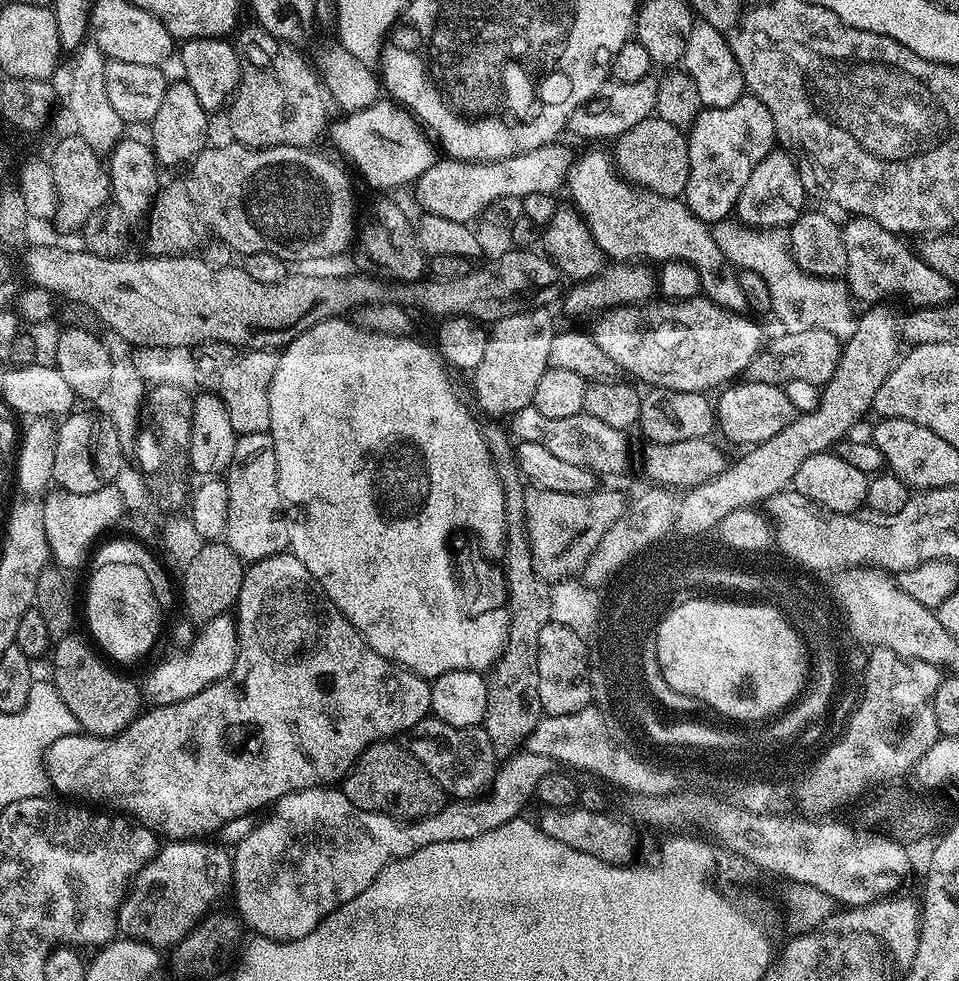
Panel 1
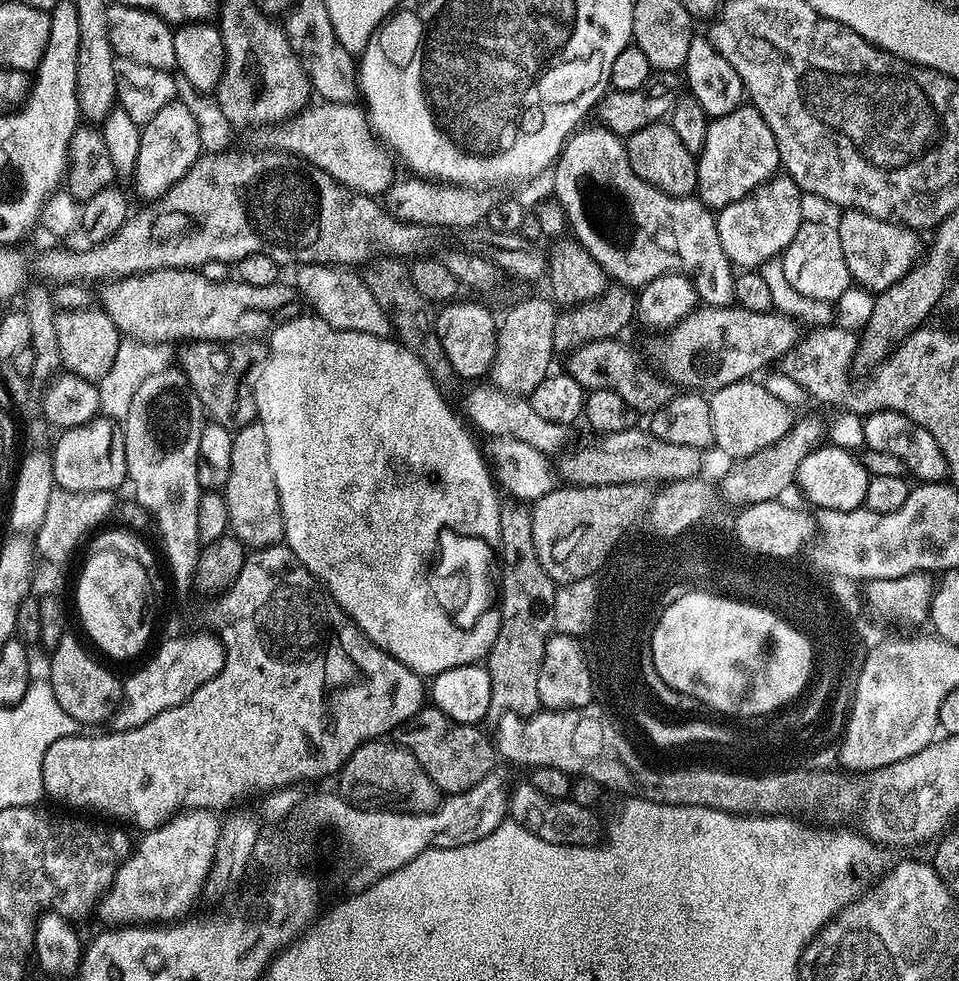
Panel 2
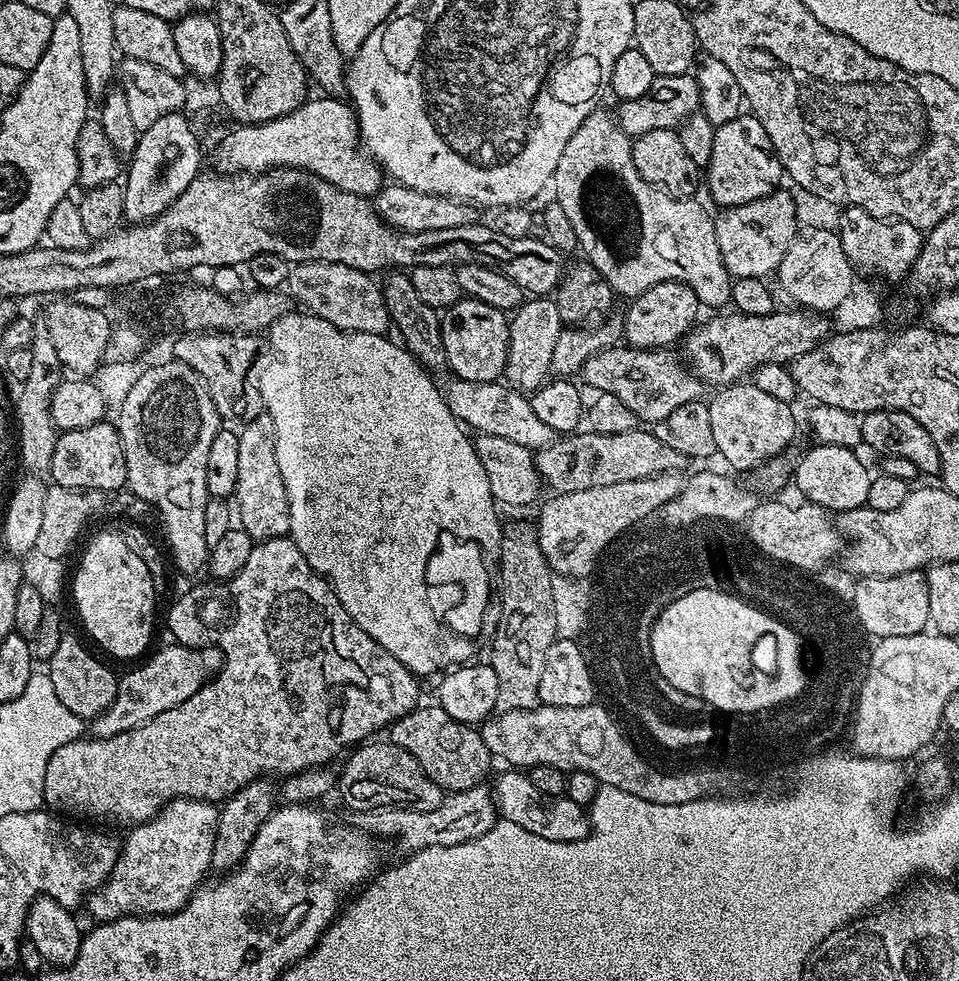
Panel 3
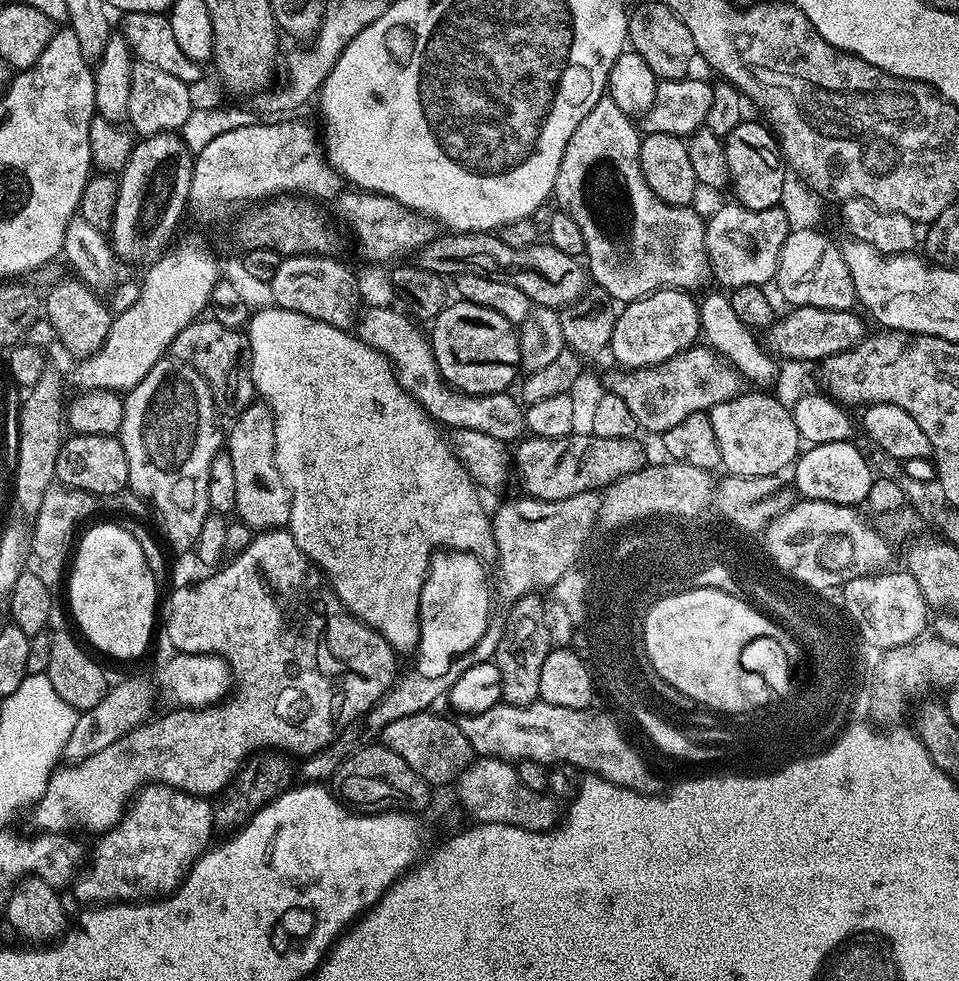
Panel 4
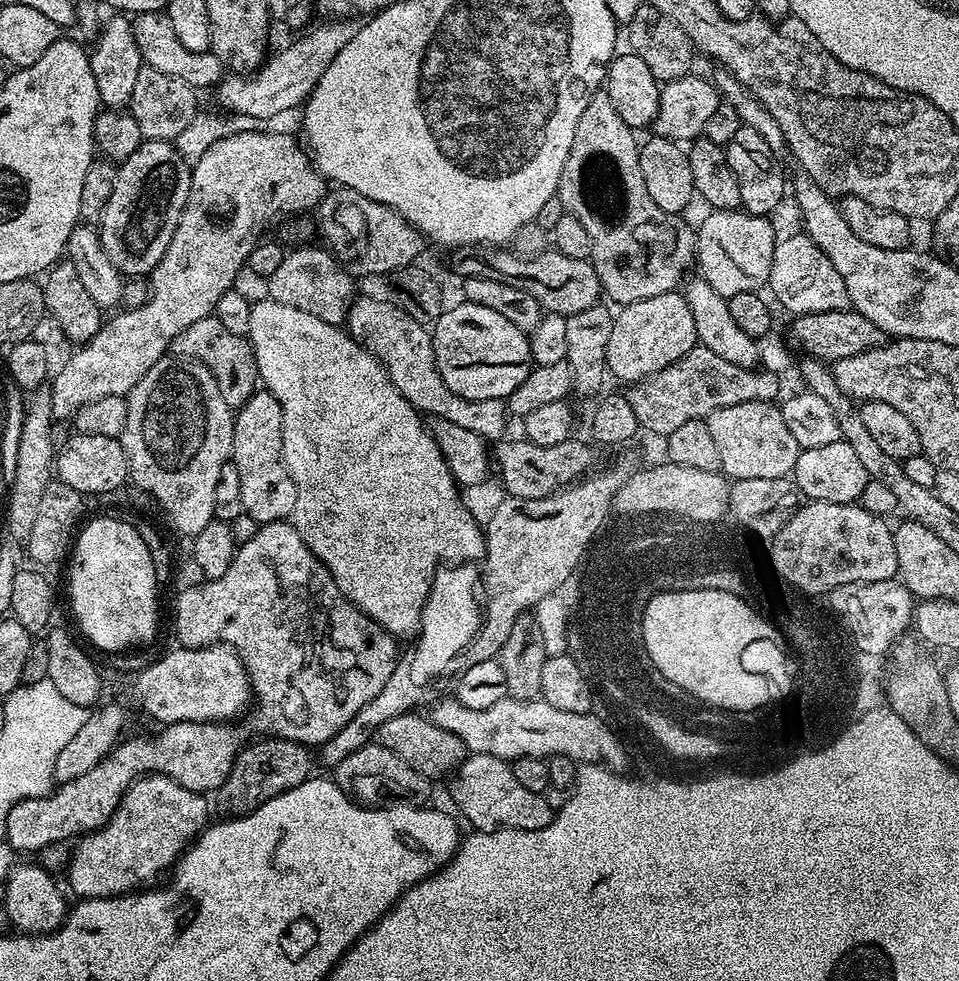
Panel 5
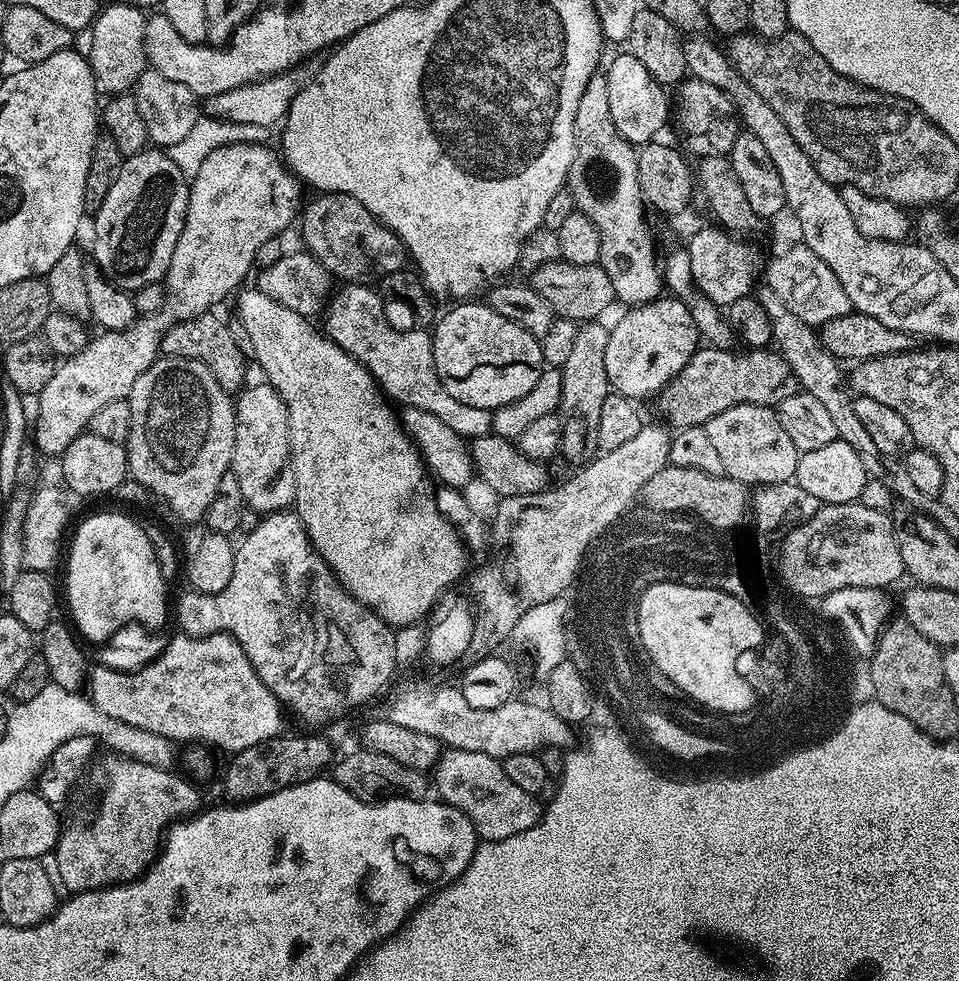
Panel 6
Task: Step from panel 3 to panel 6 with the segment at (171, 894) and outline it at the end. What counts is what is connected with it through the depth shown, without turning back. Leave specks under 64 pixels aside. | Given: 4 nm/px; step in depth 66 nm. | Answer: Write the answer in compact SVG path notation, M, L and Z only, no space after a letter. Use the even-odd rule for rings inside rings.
M107 755L99 757L100 772L104 775L100 784L104 787L104 793L101 794L96 809L85 820L72 820L69 824L67 821L61 827L54 849L59 873L71 894L107 888L110 884L124 884L127 880L142 875L156 859L166 829L178 820L191 817L201 807L200 792L191 784L191 779L183 780L182 777L175 776L175 771L143 764L126 756Z

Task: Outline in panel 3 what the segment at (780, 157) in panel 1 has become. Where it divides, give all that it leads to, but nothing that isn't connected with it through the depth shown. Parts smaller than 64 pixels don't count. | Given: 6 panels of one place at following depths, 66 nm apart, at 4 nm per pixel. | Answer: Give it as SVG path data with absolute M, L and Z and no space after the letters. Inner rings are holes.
M773 189L770 195L740 207L723 209L720 216L715 217L719 252L730 276L764 278L777 271L783 254L800 227L796 202L788 191L782 189Z

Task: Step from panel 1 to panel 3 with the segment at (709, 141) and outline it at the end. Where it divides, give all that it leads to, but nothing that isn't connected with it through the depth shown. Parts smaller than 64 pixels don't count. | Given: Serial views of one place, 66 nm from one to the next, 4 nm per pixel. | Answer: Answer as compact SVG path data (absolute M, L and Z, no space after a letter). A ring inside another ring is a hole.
M751 114L735 116L730 122L715 125L714 150L710 150L710 162L706 169L706 188L712 200L721 209L740 207L770 195L774 186L782 180L780 159L772 148L762 122Z

